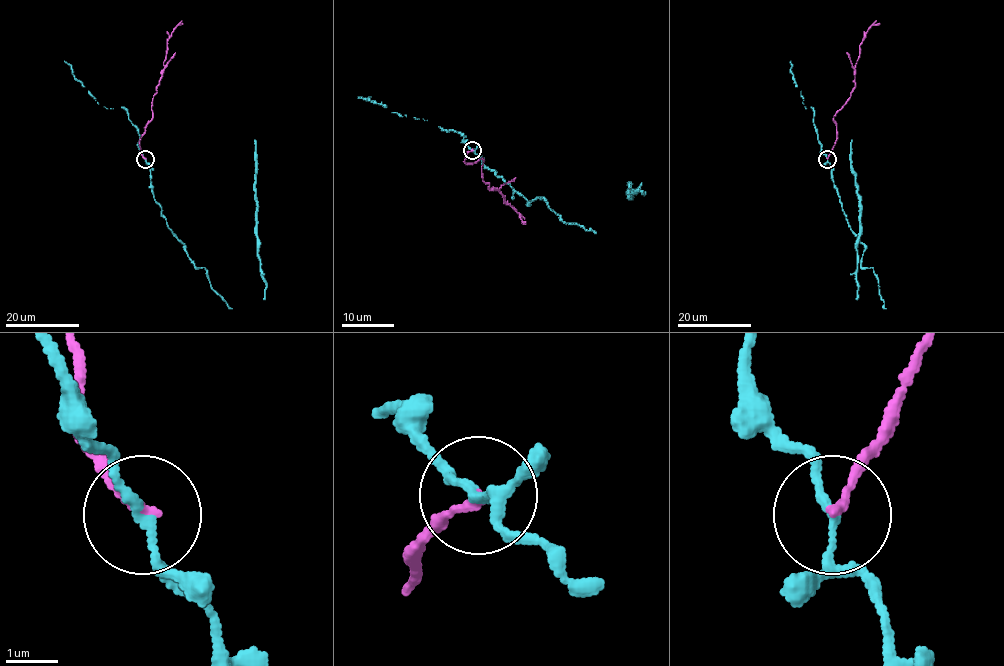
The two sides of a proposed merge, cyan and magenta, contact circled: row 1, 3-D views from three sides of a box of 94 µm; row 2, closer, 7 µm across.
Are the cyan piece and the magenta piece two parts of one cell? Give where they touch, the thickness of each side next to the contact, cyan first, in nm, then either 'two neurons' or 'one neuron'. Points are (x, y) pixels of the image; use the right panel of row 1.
place (827, 159); calibres 150 and 160 nm; two neurons

